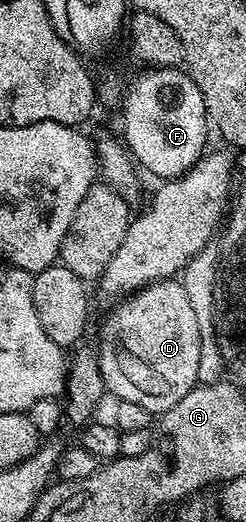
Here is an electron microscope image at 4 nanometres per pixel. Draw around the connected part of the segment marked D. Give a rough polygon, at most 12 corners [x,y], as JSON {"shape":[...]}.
{"shape":[[177,279],[102,324],[105,391],[151,414],[199,383],[200,326]]}

